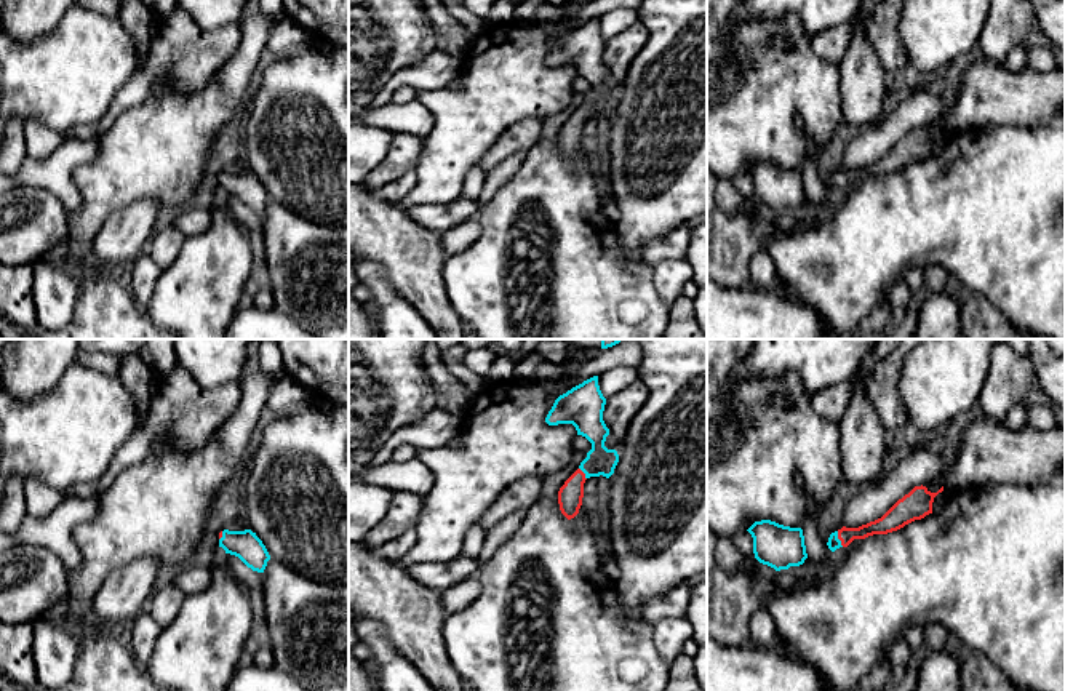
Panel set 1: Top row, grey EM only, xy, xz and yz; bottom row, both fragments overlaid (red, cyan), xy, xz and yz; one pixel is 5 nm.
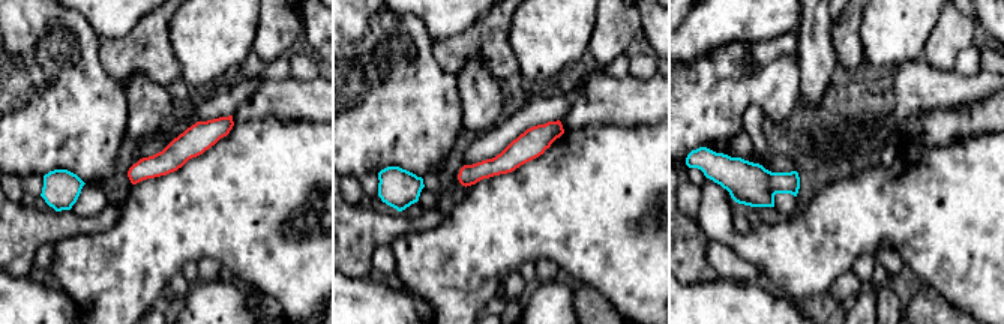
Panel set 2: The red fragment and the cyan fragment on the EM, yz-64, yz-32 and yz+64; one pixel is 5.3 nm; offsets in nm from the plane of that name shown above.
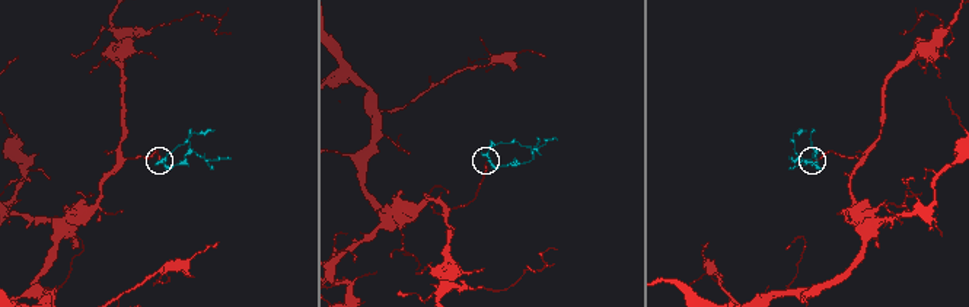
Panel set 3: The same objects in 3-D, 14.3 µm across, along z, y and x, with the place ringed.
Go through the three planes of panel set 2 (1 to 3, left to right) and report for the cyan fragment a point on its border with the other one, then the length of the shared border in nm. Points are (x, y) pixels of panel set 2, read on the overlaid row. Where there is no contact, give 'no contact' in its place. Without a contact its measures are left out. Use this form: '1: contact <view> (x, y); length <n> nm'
1: no contact
2: no contact
3: no contact

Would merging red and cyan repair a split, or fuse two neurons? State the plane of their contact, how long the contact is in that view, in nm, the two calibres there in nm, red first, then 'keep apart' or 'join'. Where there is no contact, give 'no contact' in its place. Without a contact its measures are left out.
contact in yz; length 90 nm; calibres 90 and 70 nm; join

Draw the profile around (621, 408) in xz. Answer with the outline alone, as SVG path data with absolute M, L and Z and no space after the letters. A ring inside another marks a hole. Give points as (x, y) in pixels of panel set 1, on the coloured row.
M636 379L633 384L624 387L606 400L603 421L619 443L625 438L632 419L648 398L648 387Z

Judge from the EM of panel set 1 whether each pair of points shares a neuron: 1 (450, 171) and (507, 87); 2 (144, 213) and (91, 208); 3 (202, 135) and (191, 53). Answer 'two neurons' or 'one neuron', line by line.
1: one neuron
2: two neurons
3: two neurons

